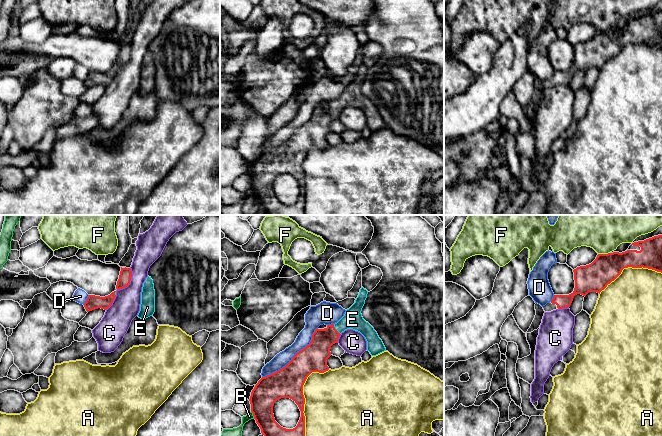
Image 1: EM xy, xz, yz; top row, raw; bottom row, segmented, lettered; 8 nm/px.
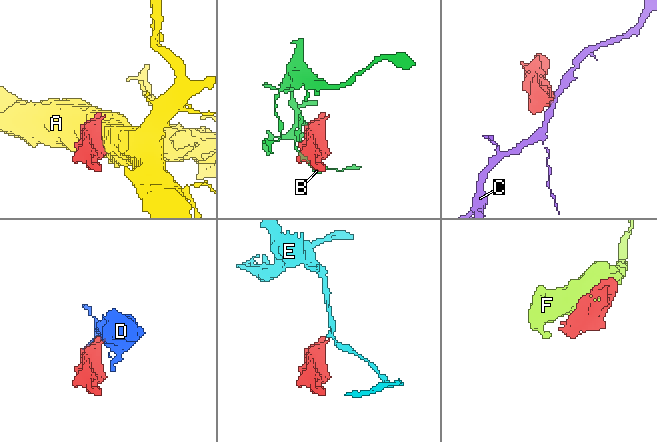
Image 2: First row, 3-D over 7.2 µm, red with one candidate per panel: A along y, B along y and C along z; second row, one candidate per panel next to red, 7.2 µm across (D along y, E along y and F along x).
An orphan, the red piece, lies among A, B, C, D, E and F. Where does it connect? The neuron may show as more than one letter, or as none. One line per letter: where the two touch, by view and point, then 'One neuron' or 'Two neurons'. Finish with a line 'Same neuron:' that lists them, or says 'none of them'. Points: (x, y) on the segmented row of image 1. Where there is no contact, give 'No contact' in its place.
A: Touches red at xz (303, 395). Two neurons
B: Touches red at xz (253, 415). Two neurons
C: Touches red at xy (129, 282). Two neurons
D: Touches red at xz (294, 356). Two neurons
E: Touches red at xz (335, 329). One neuron
F: Touches red at yz (603, 254). Two neurons
Same neuron: E

